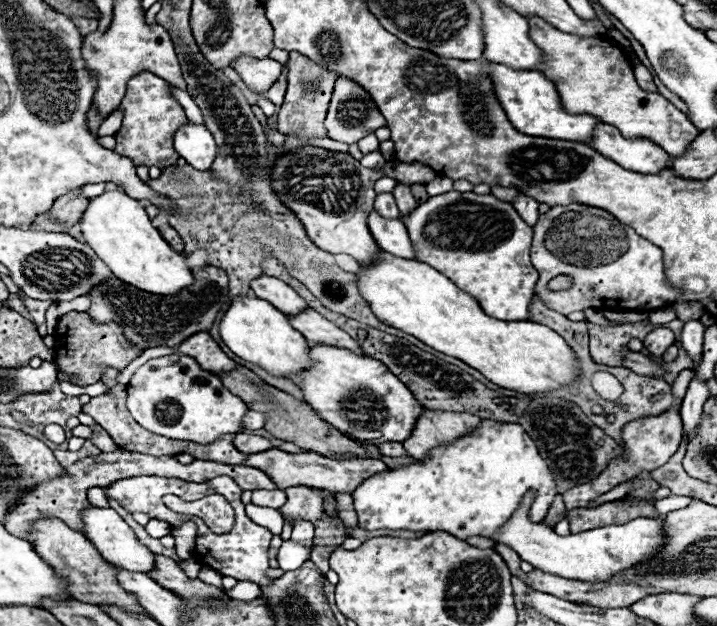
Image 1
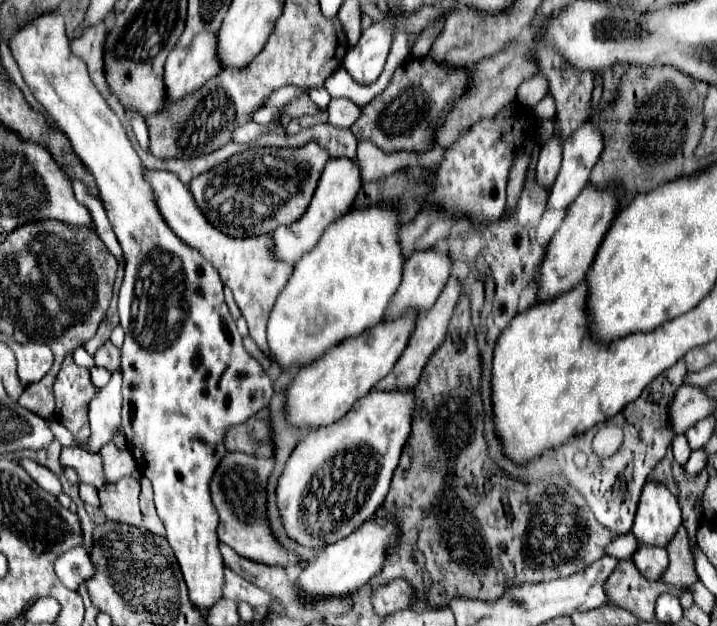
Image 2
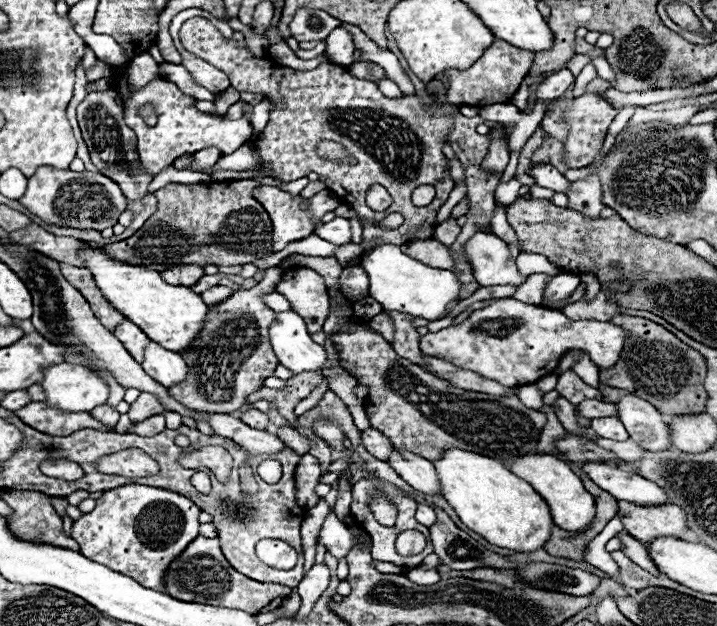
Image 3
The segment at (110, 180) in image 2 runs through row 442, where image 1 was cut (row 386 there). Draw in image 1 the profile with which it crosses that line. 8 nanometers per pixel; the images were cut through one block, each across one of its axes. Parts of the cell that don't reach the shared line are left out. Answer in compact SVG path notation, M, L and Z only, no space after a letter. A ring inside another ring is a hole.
M182 354L154 358L140 366L128 384L126 406L146 430L196 444L212 444L224 434L242 432L242 418L248 412L246 404L230 394L218 376L202 370L194 358Z

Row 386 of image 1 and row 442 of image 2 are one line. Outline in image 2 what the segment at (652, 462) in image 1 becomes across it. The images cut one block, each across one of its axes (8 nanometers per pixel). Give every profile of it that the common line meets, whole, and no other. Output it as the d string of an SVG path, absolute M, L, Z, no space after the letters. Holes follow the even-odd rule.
M678 434L678 436L674 438L674 442L672 442L672 452L674 452L674 460L676 460L678 464L684 466L684 464L688 462L692 450L690 450L690 446L688 446L684 434Z

